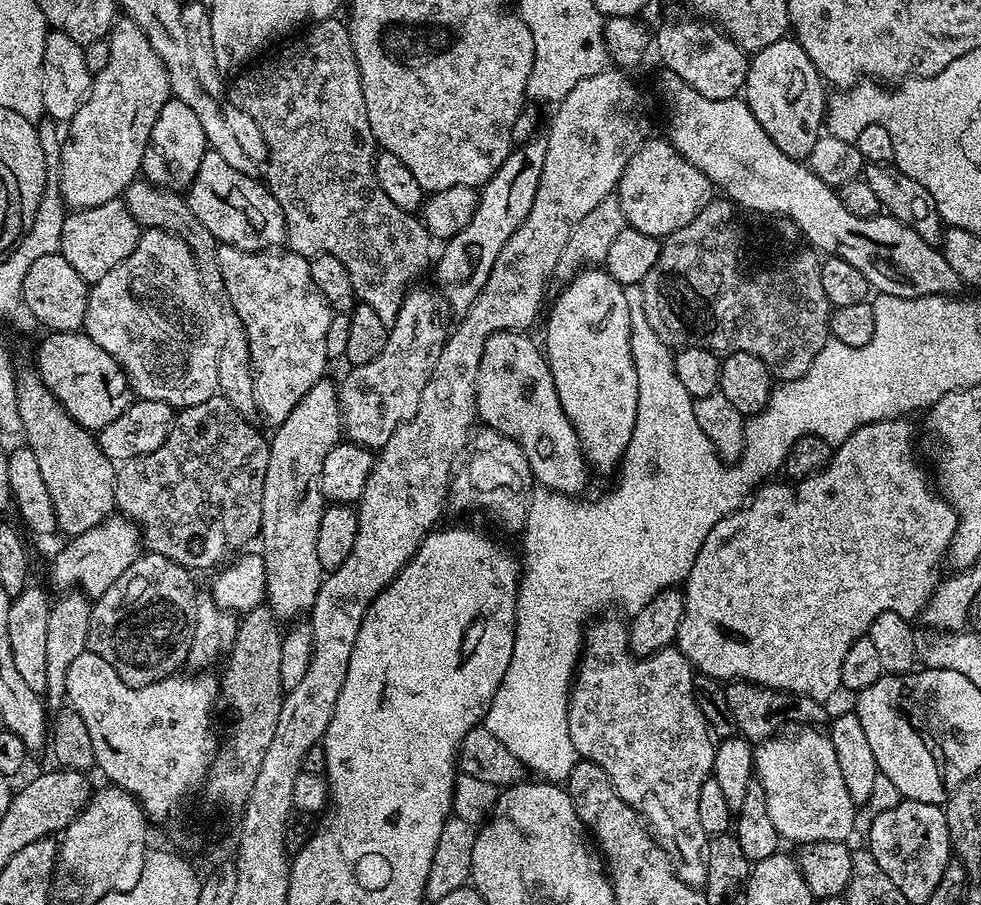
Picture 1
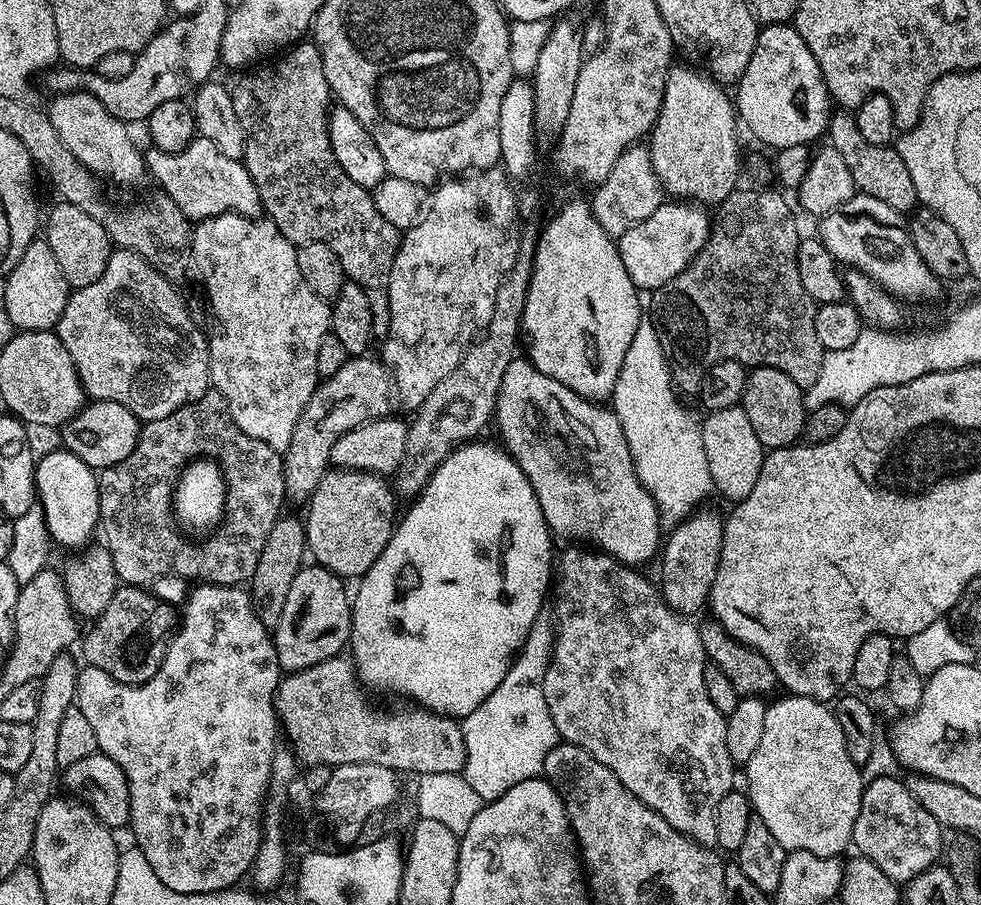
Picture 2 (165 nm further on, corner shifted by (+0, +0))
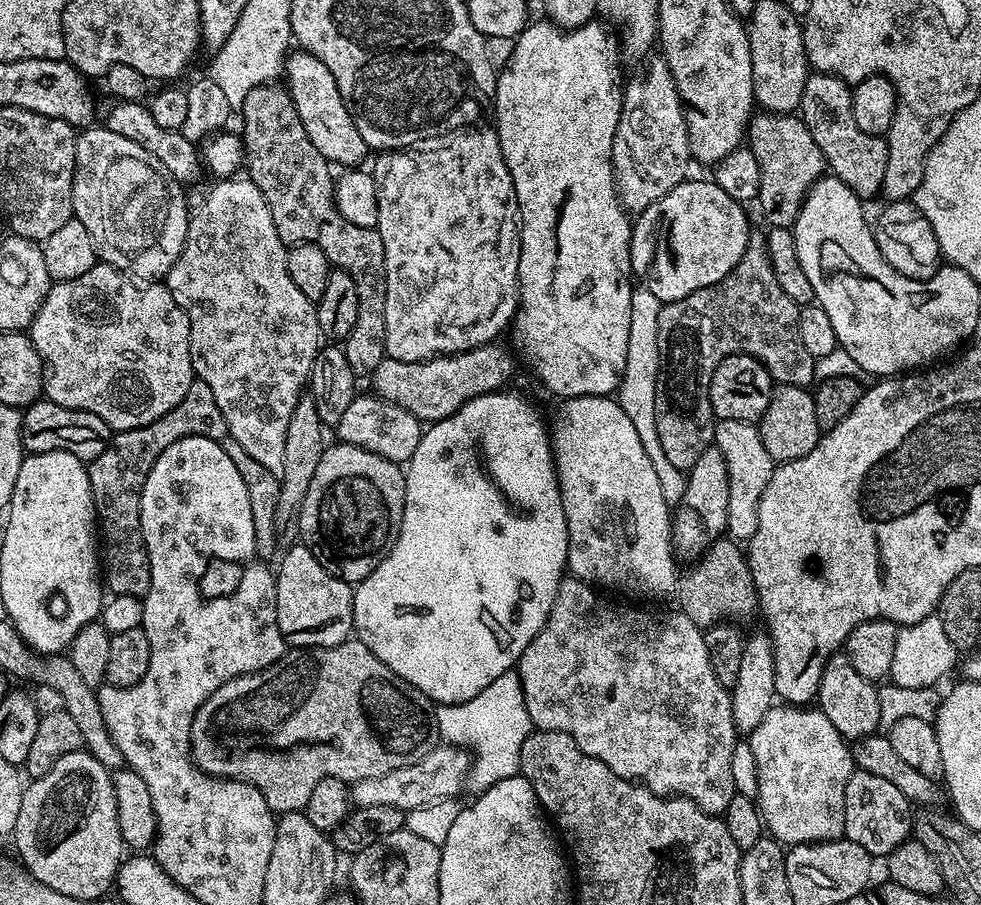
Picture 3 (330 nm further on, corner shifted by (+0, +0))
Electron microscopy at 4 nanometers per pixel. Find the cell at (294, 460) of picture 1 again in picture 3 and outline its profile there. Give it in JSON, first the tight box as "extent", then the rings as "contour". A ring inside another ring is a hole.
{"extent":[370,343,514,422],"contour":[[[500,343],[483,344],[465,352],[435,356],[433,360],[422,362],[402,362],[386,358],[378,362],[378,366],[372,371],[370,383],[376,387],[373,388],[375,395],[410,410],[410,414],[414,414],[421,422],[445,420],[466,402],[488,392],[501,391],[507,385],[504,383],[512,376],[514,352],[507,343]]]}

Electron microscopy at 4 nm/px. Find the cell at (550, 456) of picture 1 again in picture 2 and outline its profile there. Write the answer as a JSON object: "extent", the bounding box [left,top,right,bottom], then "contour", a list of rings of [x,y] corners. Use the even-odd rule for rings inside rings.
{"extent":[494,358,662,566],"contour":[[[513,358],[510,366],[506,366],[506,374],[502,378],[500,397],[496,403],[494,424],[495,427],[500,427],[501,438],[499,437],[499,439],[502,441],[503,447],[514,458],[514,462],[518,462],[522,474],[526,474],[526,478],[530,482],[530,486],[534,486],[534,494],[538,498],[538,506],[542,506],[542,514],[546,518],[548,530],[553,537],[560,539],[561,536],[562,539],[568,540],[564,542],[583,542],[593,549],[602,551],[608,556],[613,556],[621,564],[629,566],[644,566],[640,564],[646,563],[652,555],[654,555],[653,557],[657,555],[658,549],[662,544],[660,511],[657,510],[651,494],[638,482],[638,474],[634,470],[634,462],[630,458],[630,446],[626,446],[626,434],[622,434],[622,422],[616,417],[616,413],[612,411],[611,407],[595,400],[583,400],[581,396],[574,394],[574,390],[570,390],[562,382],[542,374],[527,359]]]}

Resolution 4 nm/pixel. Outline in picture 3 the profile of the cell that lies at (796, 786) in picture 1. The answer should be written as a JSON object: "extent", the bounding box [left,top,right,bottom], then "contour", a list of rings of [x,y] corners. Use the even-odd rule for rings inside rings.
{"extent":[750,706,854,846],"contour":[[[774,706],[750,733],[750,743],[758,762],[755,799],[767,835],[785,846],[841,839],[846,826],[846,782],[852,777],[854,761],[849,741],[834,730],[830,718],[816,706]]]}

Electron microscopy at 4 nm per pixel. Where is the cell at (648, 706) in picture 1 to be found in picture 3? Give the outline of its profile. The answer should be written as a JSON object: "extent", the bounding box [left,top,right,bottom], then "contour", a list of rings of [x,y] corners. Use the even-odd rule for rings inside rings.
{"extent":[518,578,738,816],"contour":[[[566,578],[558,586],[554,606],[550,606],[550,614],[542,630],[538,630],[530,646],[526,646],[526,650],[520,656],[518,671],[522,682],[522,694],[528,717],[532,719],[533,729],[570,734],[570,738],[574,738],[578,748],[598,758],[598,762],[610,766],[614,774],[642,784],[659,796],[681,796],[694,802],[703,812],[709,812],[711,816],[720,816],[726,810],[726,806],[730,806],[730,798],[738,795],[730,767],[730,758],[738,742],[738,733],[732,717],[732,698],[729,689],[722,687],[718,678],[714,678],[714,670],[710,670],[704,632],[697,624],[690,622],[690,618],[686,618],[686,614],[682,611],[647,612],[644,608],[631,608],[628,604],[615,604],[614,601],[607,600],[599,594],[604,595],[585,580]]]}

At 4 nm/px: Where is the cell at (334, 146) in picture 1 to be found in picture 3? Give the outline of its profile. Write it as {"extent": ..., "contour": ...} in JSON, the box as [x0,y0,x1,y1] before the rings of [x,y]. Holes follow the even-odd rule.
{"extent":[238,82,386,378],"contour":[[[267,82],[250,90],[246,100],[238,109],[244,115],[244,154],[246,157],[246,176],[262,190],[262,198],[266,198],[266,206],[270,206],[270,214],[274,218],[274,226],[278,230],[278,238],[286,246],[294,244],[313,244],[326,254],[333,268],[341,268],[350,278],[354,278],[354,290],[358,290],[358,318],[354,322],[354,330],[342,341],[346,354],[346,362],[350,362],[350,370],[358,378],[371,377],[378,362],[386,359],[386,278],[384,277],[384,247],[382,238],[375,228],[354,226],[354,222],[346,222],[336,205],[334,176],[331,176],[327,160],[314,150],[314,142],[306,138],[306,130],[302,127],[302,118],[298,118],[298,110],[294,110],[294,102],[290,98],[287,87]]]}

